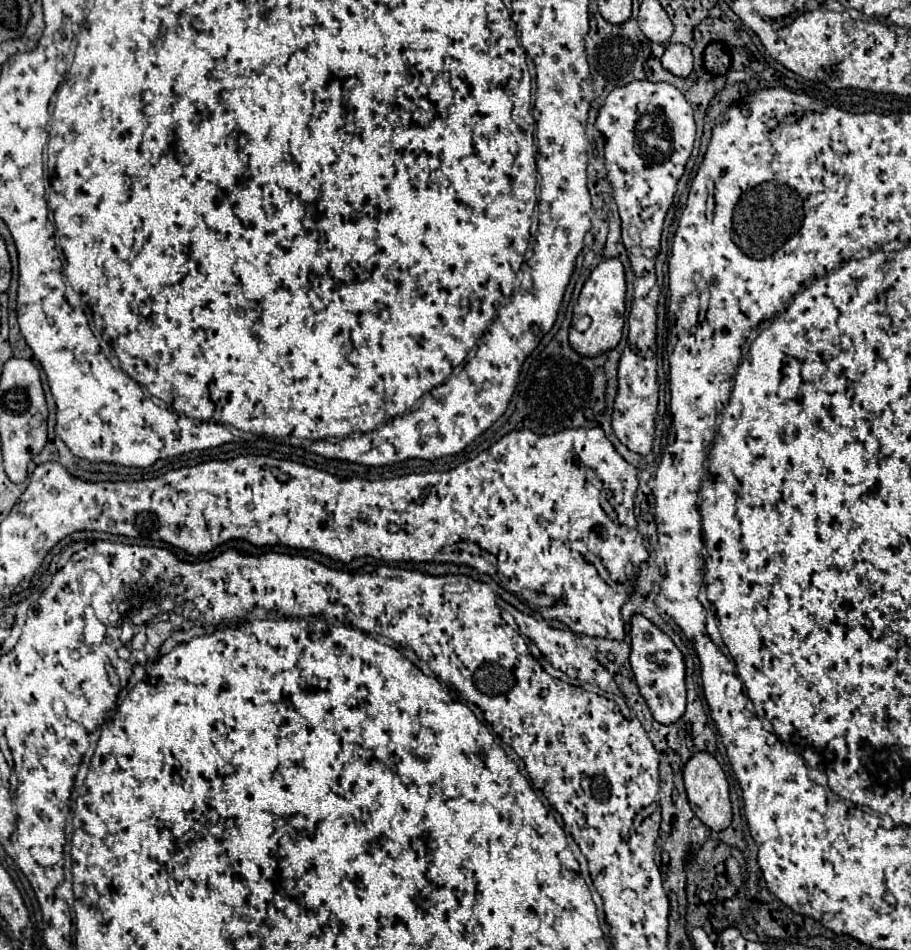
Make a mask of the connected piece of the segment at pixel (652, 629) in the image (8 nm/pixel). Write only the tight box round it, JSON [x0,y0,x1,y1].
[630,615,686,725]

